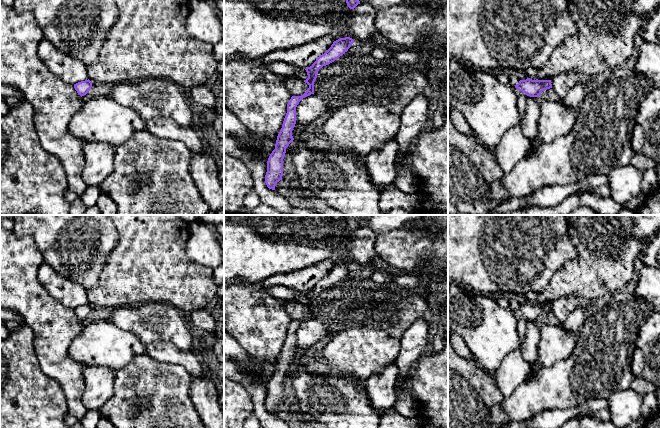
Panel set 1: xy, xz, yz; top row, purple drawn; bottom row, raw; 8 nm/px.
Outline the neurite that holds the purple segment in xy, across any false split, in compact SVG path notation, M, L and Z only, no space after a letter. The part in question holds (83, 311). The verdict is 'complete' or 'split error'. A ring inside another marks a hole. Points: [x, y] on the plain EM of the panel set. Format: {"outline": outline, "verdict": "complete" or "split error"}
{"outline": "M88 303L74 308L77 317L82 321L86 319L92 311L92 306Z", "verdict": "complete"}

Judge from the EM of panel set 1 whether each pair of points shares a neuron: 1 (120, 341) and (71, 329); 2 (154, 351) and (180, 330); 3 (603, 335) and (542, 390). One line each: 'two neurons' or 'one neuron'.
1: two neurons
2: two neurons
3: one neuron

